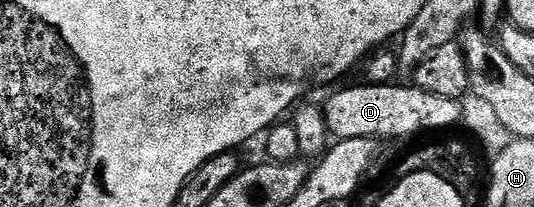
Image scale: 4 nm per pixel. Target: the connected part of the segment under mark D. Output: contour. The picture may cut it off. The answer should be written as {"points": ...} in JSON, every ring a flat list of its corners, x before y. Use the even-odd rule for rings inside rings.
{"points":[[413,84,350,86,347,90,338,90,327,102,324,102,326,126,335,139,343,138,410,138,413,134,422,134,425,130,442,130,445,126,458,126,462,121,462,104,457,98,432,96,432,92,419,90]]}

